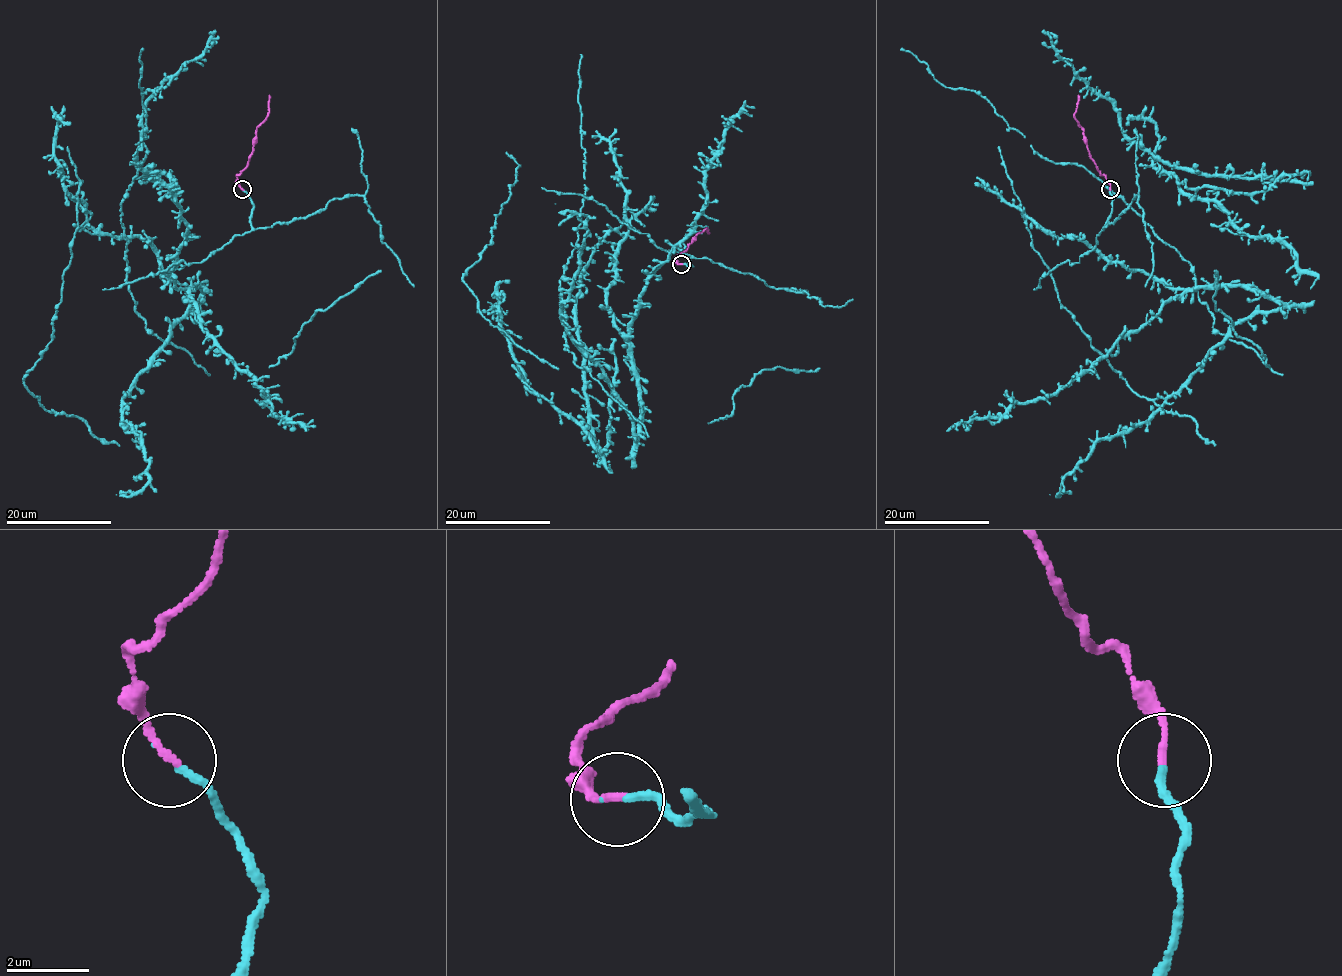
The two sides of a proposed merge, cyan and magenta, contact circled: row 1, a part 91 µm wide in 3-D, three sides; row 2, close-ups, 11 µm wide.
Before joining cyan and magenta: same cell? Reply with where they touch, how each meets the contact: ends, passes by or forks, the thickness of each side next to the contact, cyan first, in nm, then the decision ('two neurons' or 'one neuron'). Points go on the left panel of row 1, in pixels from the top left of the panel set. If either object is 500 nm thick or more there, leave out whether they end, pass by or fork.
(242, 189) | cyan ends | magenta ends | 180/180 nm | one neuron

